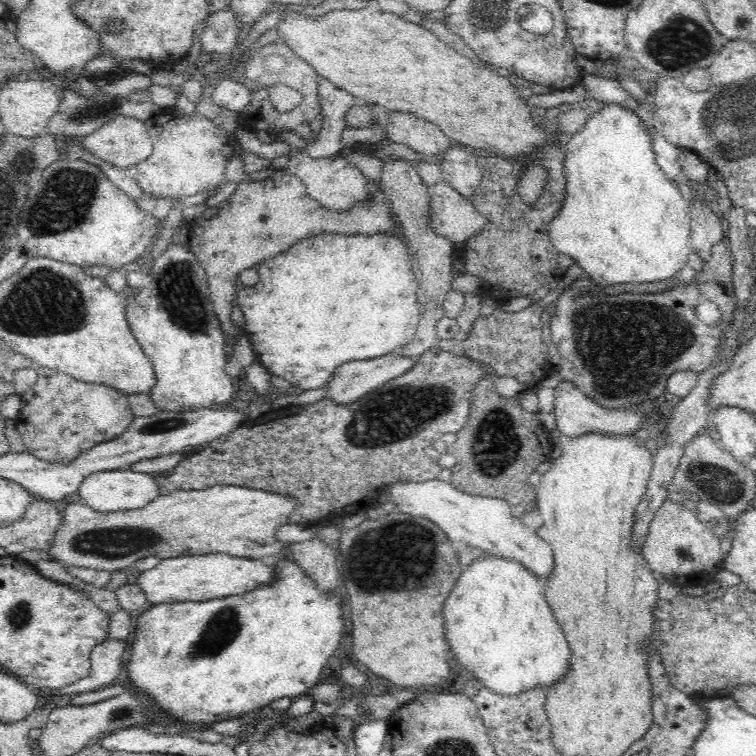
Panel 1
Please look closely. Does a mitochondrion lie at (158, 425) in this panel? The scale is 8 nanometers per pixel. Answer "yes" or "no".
yes

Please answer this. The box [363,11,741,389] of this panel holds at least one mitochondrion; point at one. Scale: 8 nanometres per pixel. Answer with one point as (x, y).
(682, 41)

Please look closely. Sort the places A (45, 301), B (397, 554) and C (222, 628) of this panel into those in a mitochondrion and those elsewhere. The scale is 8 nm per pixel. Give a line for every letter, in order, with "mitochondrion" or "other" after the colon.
A: mitochondrion
B: mitochondrion
C: mitochondrion

